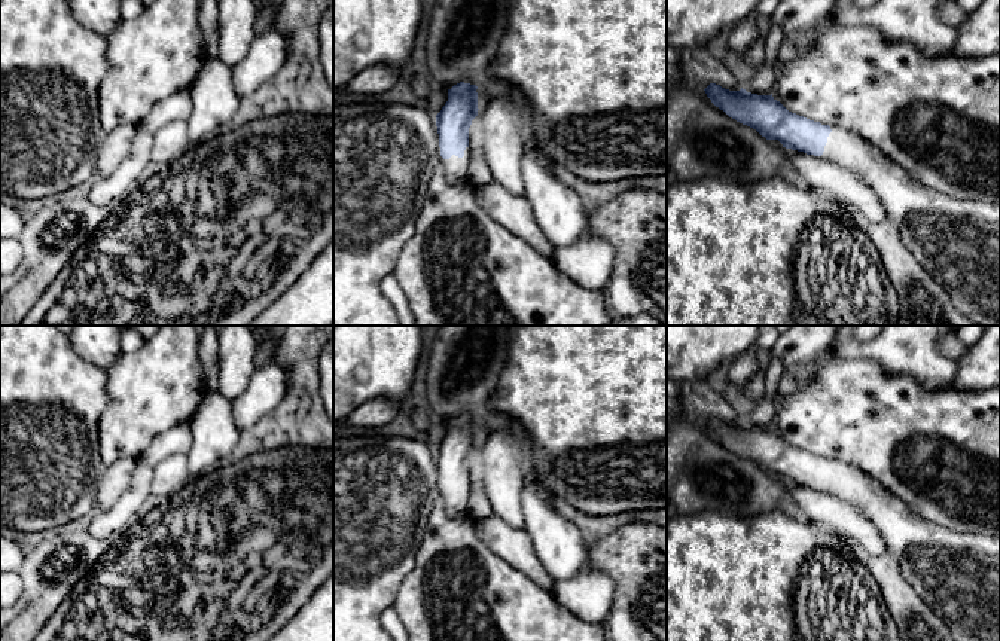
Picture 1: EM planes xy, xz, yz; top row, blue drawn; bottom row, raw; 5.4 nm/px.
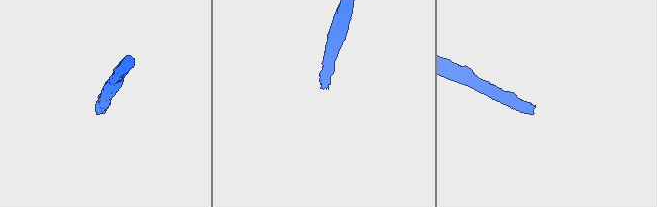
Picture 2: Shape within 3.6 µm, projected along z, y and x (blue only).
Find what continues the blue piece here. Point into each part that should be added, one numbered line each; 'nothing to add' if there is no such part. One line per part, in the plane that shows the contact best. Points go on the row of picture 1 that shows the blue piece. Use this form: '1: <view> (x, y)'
1: xz (454, 168)

